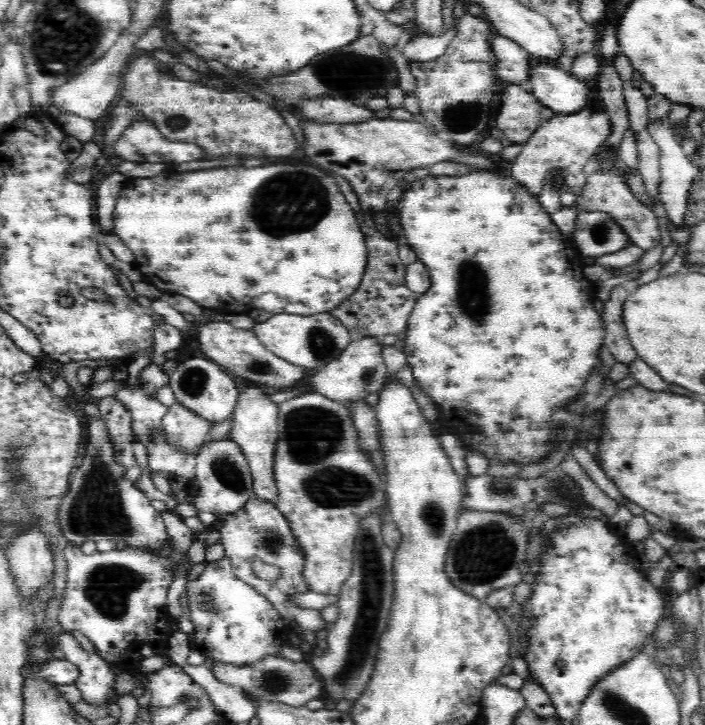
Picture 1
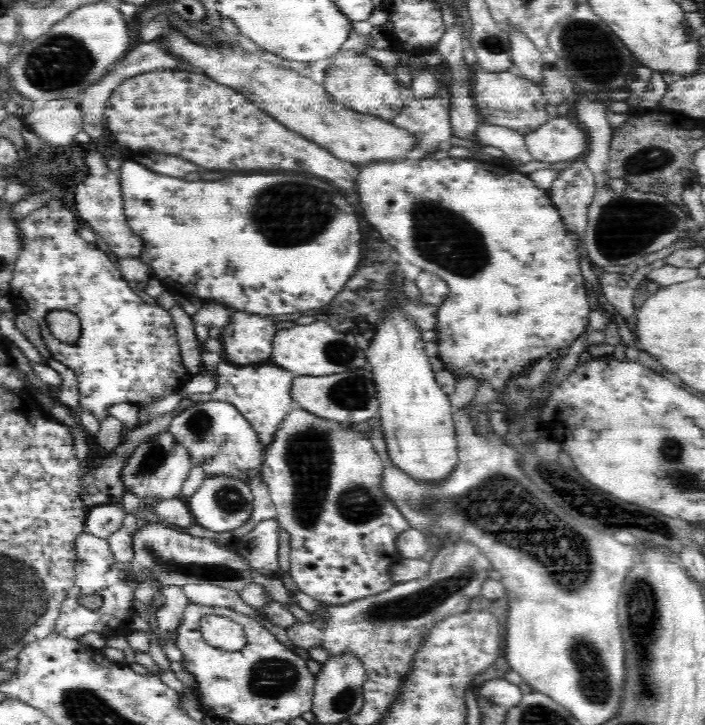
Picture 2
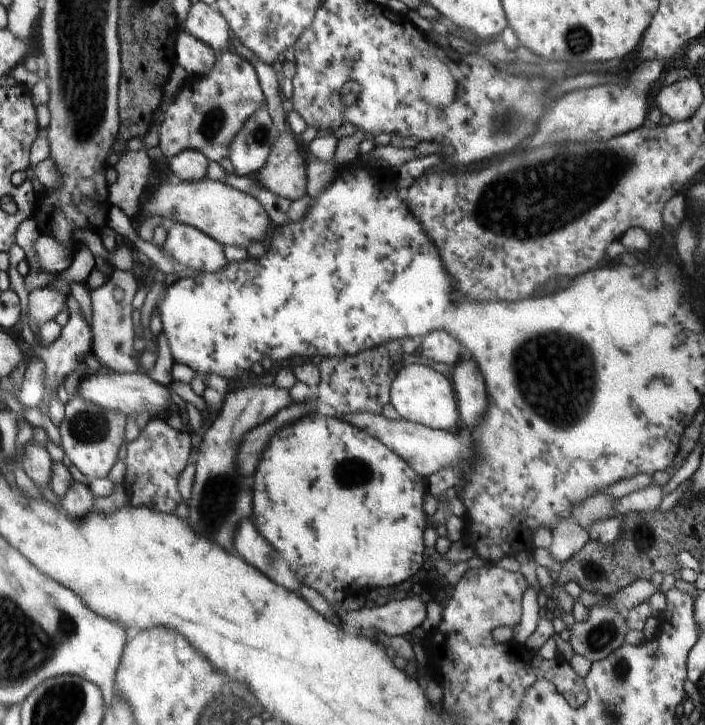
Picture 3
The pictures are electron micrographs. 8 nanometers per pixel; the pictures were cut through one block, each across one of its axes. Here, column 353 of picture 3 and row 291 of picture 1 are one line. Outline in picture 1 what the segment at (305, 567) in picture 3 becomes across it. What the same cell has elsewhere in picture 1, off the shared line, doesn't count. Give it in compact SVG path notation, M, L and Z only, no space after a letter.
M477 170L469 171L468 174L464 174L462 176L428 175L424 178L406 184L402 194L399 195L400 198L398 197L397 199L393 199L394 202L390 205L390 208L392 208L390 211L396 213L397 216L400 217L400 223L402 226L401 237L397 242L399 242L399 244L409 246L410 249L416 253L418 261L423 262L427 266L429 277L431 278L428 290L418 295L416 304L412 309L412 314L408 319L403 349L405 362L410 364L410 368L412 368L412 372L414 372L414 378L416 378L416 382L418 382L418 386L420 386L420 390L424 392L424 396L428 396L430 400L434 400L434 402L438 404L438 408L442 408L441 430L456 434L456 438L460 439L460 442L464 443L464 447L466 447L466 451L468 451L469 454L476 451L476 453L484 455L484 457L489 460L500 458L500 460L514 460L514 462L520 462L520 464L536 464L536 462L540 462L540 460L542 460L542 458L546 458L546 454L550 452L550 444L552 444L552 440L556 440L556 438L558 438L558 432L554 432L552 414L554 414L554 412L558 412L560 408L564 408L566 404L574 402L574 400L584 392L584 384L586 384L588 376L590 376L590 374L596 370L596 366L600 364L598 352L600 352L602 340L605 339L605 326L602 324L603 320L600 318L600 314L594 310L594 306L592 306L592 302L590 302L590 294L588 294L588 290L590 290L590 282L586 280L586 276L584 276L584 272L582 272L584 267L587 266L586 262L582 260L582 255L577 251L576 247L568 248L568 246L566 246L566 242L562 240L564 236L561 234L561 230L551 222L552 217L544 211L542 205L538 201L538 197L525 192L525 190L517 184L512 176L504 177L502 176L502 172Z

